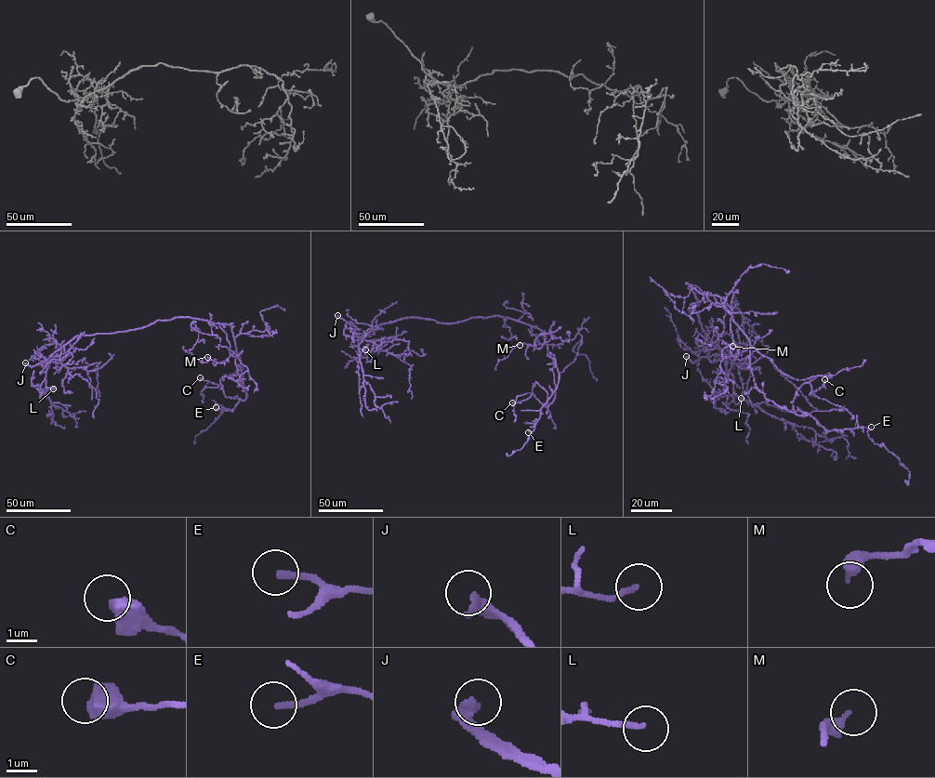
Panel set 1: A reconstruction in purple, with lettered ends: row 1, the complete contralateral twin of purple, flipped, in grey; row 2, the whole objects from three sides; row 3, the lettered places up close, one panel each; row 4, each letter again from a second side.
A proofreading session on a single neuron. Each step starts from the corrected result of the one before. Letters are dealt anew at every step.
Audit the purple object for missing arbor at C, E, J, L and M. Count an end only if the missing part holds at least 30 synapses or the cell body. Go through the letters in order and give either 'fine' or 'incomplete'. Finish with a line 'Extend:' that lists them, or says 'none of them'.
C: fine
E: incomplete
J: incomplete
L: fine
M: fine
Extend: E, J

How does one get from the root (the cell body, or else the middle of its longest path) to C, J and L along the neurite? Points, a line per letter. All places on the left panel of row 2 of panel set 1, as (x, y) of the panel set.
C: (172, 319), (190, 317), (229, 323), (231, 327), (243, 377), (224, 375), (218, 385), (200, 377)
J: (172, 319), (156, 321), (125, 331), (78, 335), (54, 352), (46, 362), (32, 366), (25, 362)
L: (172, 319), (156, 321), (125, 331), (74, 336), (49, 358), (46, 387), (53, 388)

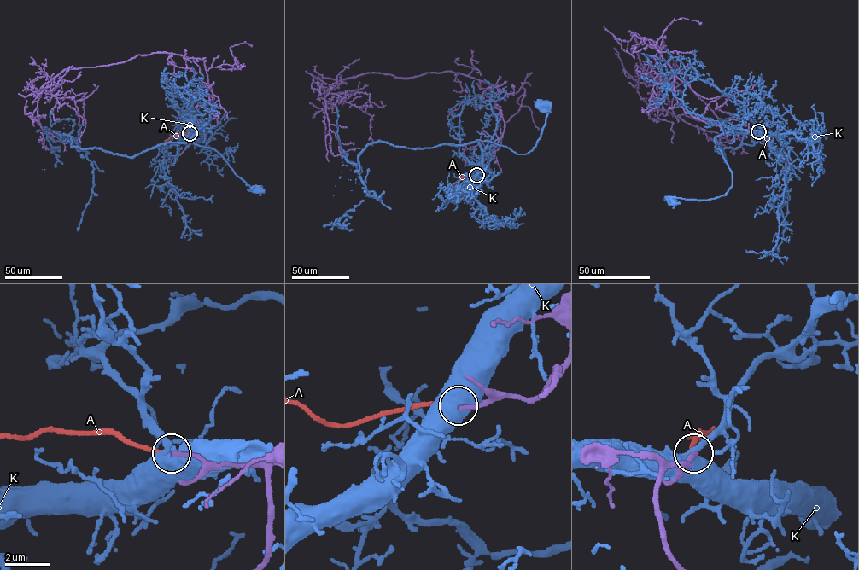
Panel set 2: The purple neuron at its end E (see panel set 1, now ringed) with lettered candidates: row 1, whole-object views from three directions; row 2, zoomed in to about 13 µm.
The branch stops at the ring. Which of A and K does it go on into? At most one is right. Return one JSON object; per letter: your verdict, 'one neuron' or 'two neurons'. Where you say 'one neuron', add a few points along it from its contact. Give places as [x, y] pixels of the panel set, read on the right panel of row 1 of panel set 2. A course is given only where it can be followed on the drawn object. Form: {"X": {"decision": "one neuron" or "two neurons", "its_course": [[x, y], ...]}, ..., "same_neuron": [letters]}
{"A": {"decision": "one neuron", "its_course": [[758, 131], [772, 141]]}, "K": {"decision": "two neurons"}, "same_neuron": ["A"]}

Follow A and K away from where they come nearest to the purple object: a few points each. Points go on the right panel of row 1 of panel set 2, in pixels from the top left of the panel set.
A: (758, 131), (772, 141)
K: (758, 131), (730, 129), (714, 139), (731, 171), (732, 186), (724, 194), (708, 200), (670, 197), (673, 201)

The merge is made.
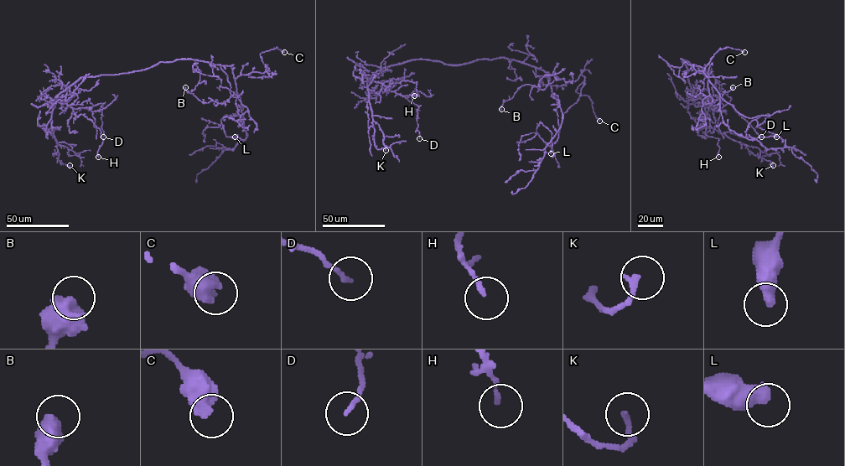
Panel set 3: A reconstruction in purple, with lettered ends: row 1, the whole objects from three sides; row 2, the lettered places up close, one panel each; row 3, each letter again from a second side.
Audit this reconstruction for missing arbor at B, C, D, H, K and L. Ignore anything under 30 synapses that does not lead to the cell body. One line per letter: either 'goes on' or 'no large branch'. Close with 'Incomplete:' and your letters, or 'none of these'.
B: no large branch
C: no large branch
D: no large branch
H: no large branch
K: no large branch
L: no large branch
Incomplete: none of these

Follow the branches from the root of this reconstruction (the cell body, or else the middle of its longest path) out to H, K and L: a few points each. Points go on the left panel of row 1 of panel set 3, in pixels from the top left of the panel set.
H: (174, 61), (129, 72), (83, 76), (57, 95), (56, 101), (65, 103), (100, 129), (103, 142), (98, 157)
K: (174, 61), (159, 62), (129, 72), (83, 76), (59, 93), (54, 100), (51, 126), (59, 160), (69, 165)
L: (174, 61), (192, 59), (230, 66), (244, 118), (241, 116), (225, 116), (220, 120), (225, 136), (235, 137)

